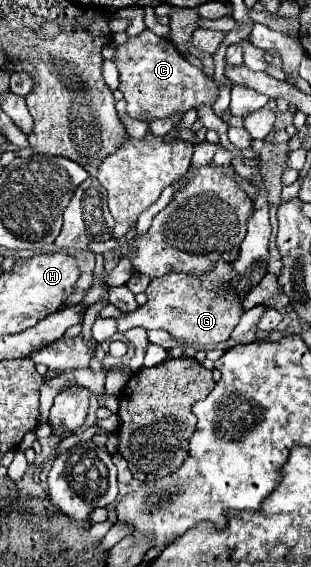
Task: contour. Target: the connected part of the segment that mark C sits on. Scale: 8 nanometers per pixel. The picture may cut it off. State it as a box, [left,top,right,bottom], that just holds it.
[115,29,221,123]

